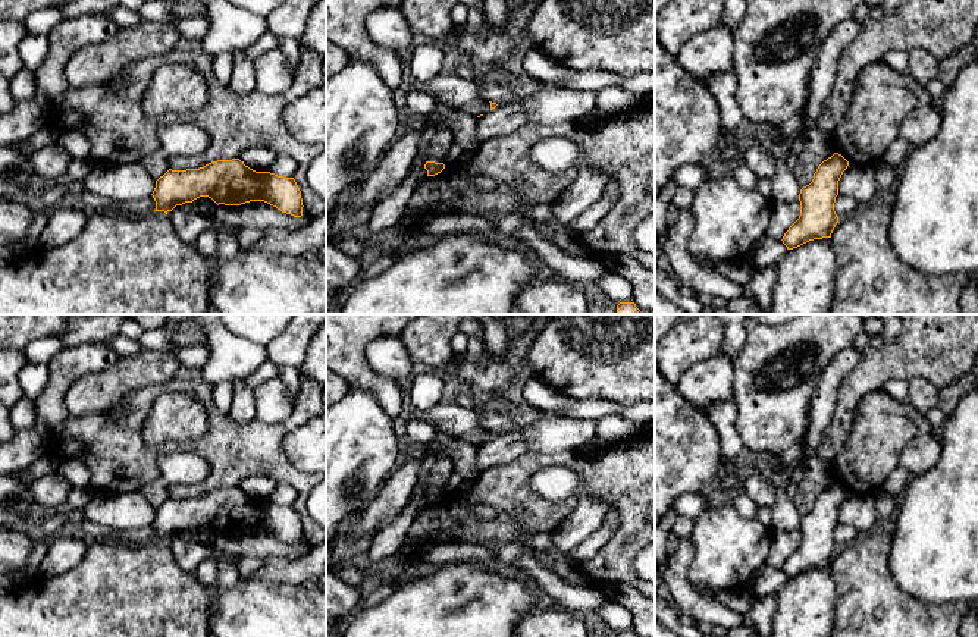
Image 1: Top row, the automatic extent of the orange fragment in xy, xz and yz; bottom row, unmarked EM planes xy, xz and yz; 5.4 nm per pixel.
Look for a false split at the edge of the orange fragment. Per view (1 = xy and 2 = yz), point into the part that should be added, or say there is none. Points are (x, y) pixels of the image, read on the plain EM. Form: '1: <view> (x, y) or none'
1: none
2: none

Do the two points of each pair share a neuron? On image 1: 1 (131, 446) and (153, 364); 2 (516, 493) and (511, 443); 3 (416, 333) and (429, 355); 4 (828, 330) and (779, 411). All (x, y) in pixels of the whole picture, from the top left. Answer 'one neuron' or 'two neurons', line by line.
1: two neurons
2: two neurons
3: one neuron
4: one neuron

